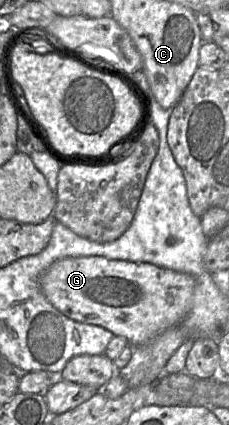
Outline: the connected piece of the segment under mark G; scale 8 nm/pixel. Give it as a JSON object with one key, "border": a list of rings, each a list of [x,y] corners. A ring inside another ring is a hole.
{"border":[[[99,256],[63,258],[54,262],[41,276],[40,287],[46,299],[68,318],[105,328],[128,340],[133,347],[152,341],[168,328],[178,325],[189,313],[195,279],[186,273],[150,263],[109,260]]]}

